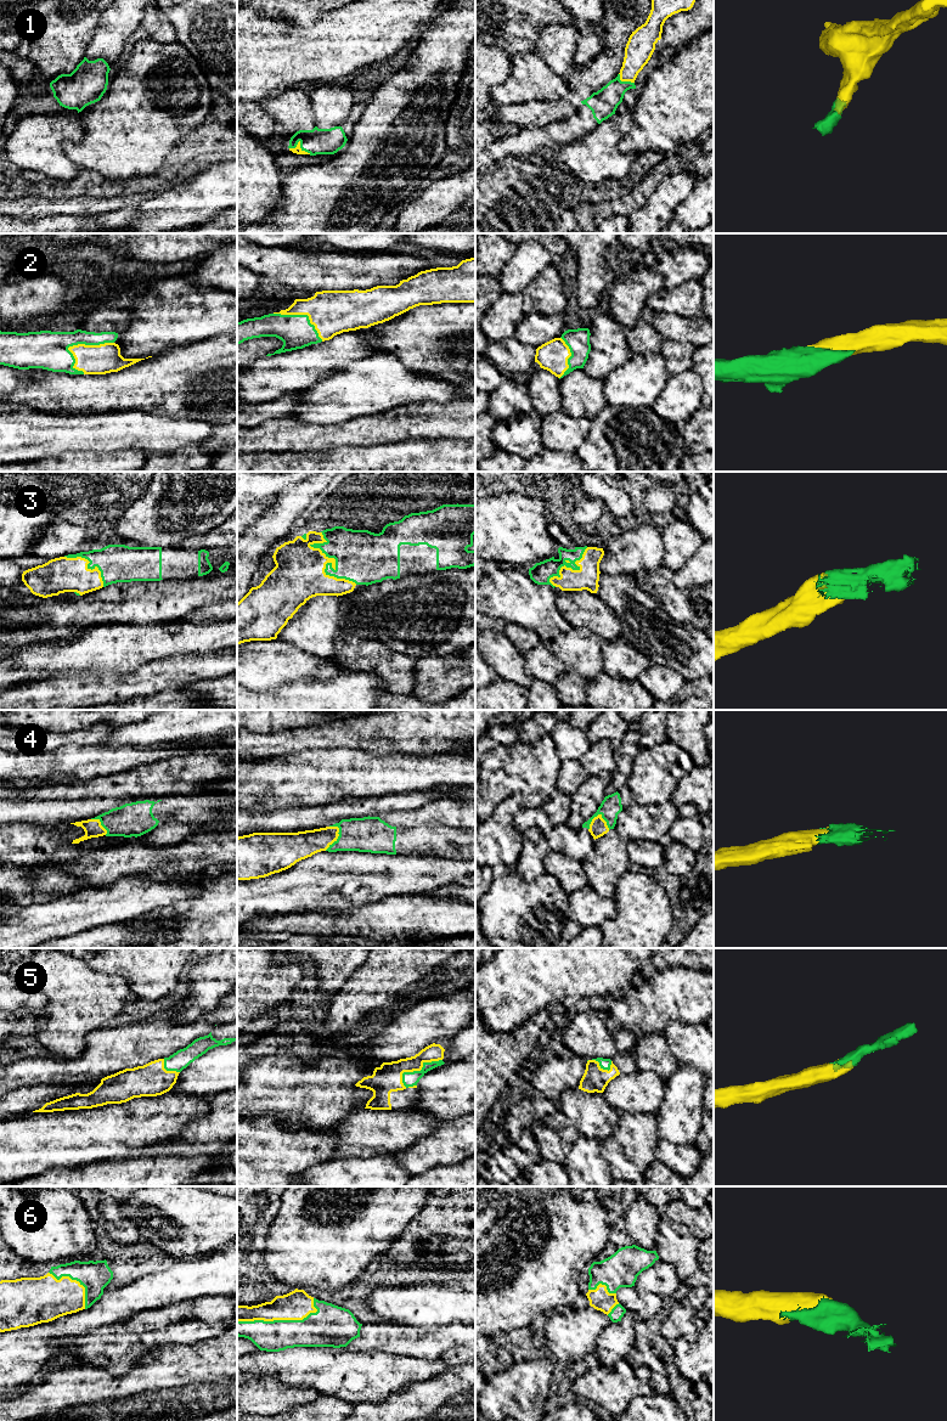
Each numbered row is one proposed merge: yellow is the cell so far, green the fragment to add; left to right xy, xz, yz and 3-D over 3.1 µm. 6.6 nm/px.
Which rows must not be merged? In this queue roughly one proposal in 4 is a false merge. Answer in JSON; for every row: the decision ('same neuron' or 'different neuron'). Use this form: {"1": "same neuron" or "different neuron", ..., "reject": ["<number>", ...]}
{"1": "same neuron", "2": "same neuron", "3": "same neuron", "4": "same neuron", "5": "same neuron", "6": "same neuron", "reject": []}

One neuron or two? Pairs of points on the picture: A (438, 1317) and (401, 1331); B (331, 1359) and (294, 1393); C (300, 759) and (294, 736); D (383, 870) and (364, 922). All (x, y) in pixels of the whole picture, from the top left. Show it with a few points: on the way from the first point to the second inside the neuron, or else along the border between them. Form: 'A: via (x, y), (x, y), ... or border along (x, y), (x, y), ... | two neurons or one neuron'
A: border along (388, 1321), (417, 1325), (420, 1328) | two neurons
B: border along (275, 1379), (291, 1386), (306, 1386), (321, 1394) | two neurons
C: border along (326, 748), (298, 750), (270, 757) | two neurons
D: border along (399, 896), (387, 896), (343, 909) | two neurons

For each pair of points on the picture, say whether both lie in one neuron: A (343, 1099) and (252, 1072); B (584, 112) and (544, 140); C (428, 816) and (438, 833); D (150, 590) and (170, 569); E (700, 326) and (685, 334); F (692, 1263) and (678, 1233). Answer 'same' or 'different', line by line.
A: same
B: same
C: different
D: different
E: same
F: same

